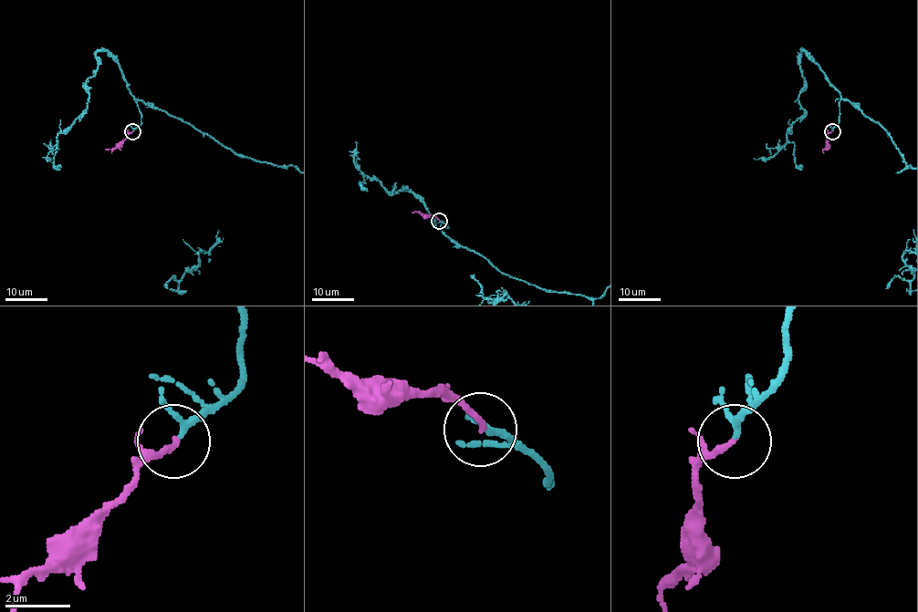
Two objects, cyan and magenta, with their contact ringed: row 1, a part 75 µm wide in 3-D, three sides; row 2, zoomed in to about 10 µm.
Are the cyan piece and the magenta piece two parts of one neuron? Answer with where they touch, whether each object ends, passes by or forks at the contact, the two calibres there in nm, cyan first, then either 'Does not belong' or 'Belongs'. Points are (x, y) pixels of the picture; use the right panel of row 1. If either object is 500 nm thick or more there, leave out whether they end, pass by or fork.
Place: (832, 131). At the ring cyan passes by. At the ring magenta ends. Thickness 160 nm (cyan) against 160 nm. Belongs

